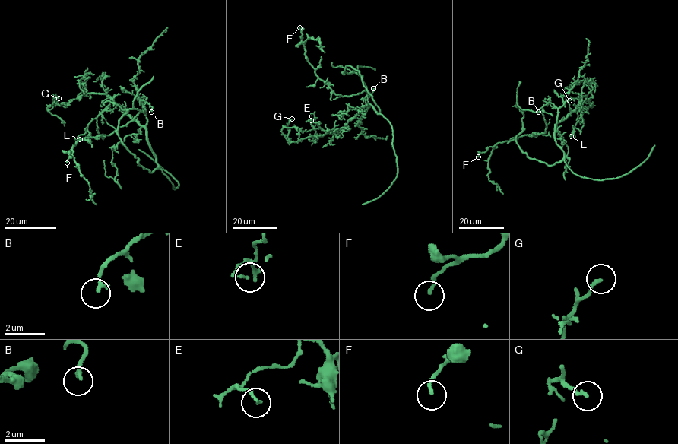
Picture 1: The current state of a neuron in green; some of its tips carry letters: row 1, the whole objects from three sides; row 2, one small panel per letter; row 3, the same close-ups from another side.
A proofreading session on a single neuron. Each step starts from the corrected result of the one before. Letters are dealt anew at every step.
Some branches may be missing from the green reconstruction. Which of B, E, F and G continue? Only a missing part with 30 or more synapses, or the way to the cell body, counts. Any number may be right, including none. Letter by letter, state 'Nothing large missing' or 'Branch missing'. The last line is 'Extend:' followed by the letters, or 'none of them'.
B: Nothing large missing
E: Nothing large missing
F: Nothing large missing
G: Nothing large missing
Extend: none of them

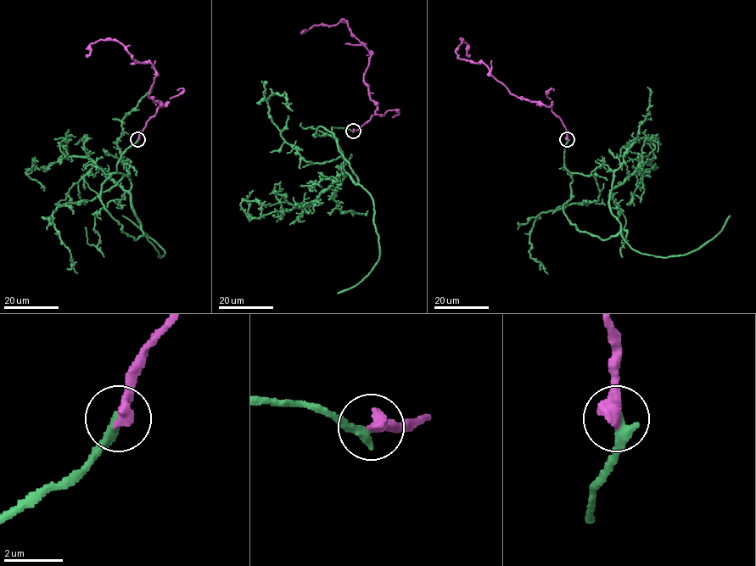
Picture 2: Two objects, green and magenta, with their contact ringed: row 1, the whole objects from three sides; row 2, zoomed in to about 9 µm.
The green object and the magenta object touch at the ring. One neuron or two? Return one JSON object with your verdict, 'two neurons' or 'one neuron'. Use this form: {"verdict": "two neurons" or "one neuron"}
{"verdict": "one neuron"}

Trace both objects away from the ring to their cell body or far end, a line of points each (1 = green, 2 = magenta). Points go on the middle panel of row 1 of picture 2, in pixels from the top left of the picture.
1: (353, 131), (316, 135), (330, 131), (357, 183), (345, 173), (307, 204), (256, 218), (241, 203), (259, 204)
2: (353, 131), (371, 119), (376, 109), (364, 81), (371, 53), (344, 19), (333, 26), (314, 25), (300, 33)

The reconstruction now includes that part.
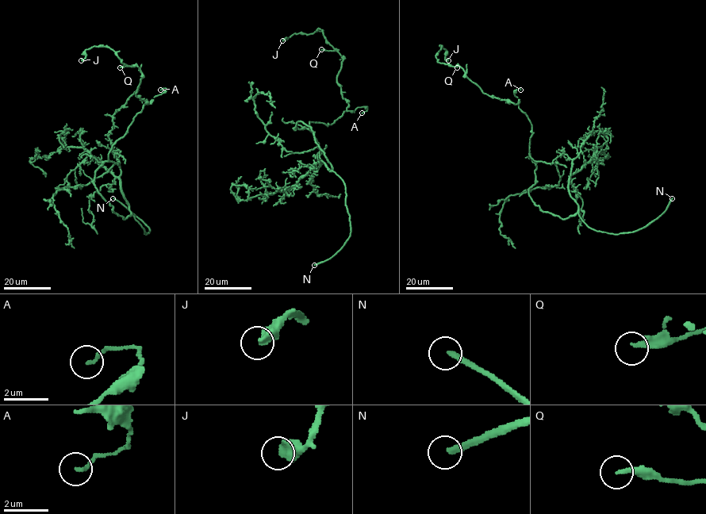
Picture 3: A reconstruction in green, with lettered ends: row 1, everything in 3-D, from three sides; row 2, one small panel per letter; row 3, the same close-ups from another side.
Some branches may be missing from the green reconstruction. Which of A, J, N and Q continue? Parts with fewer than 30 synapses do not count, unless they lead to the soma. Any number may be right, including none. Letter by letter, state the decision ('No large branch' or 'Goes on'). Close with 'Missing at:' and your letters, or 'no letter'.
A: No large branch
J: No large branch
N: Goes on
Q: No large branch
Missing at: N

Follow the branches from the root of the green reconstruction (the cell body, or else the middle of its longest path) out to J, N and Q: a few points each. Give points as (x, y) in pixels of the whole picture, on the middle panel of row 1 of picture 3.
J: (295, 128), (308, 128), (310, 121), (330, 124), (346, 110), (337, 81), (343, 58), (319, 28), (282, 40)
N: (295, 128), (302, 121), (313, 132), (344, 184), (350, 216), (345, 243), (314, 265)
Q: (295, 128), (308, 128), (310, 121), (330, 124), (348, 105), (337, 81), (343, 58), (336, 51), (321, 49)

